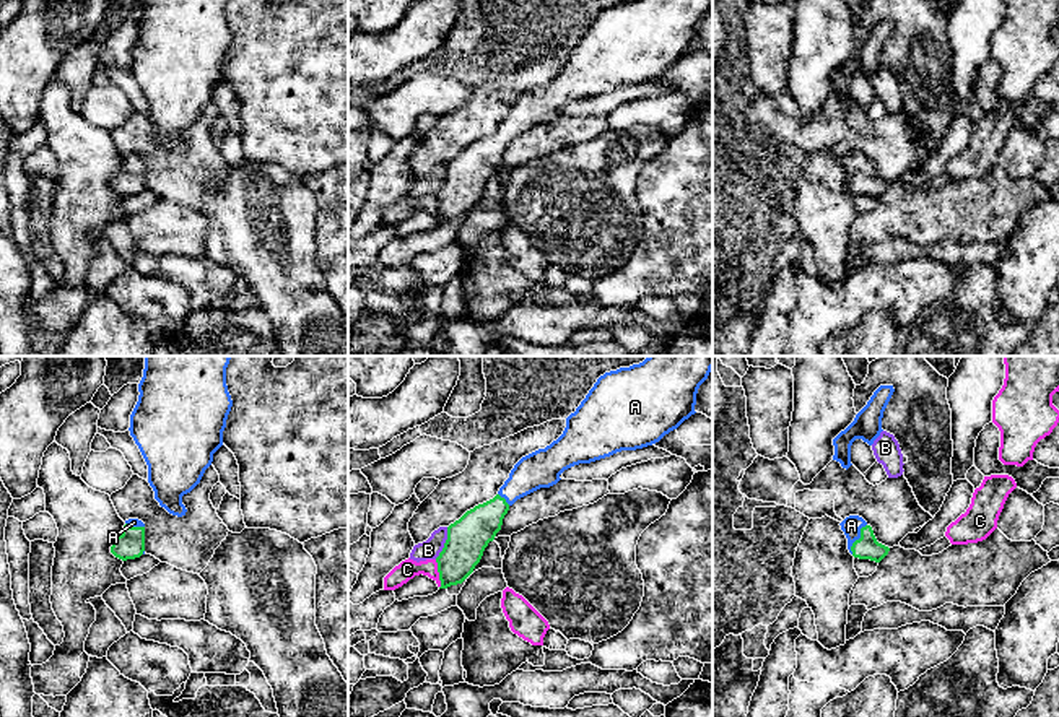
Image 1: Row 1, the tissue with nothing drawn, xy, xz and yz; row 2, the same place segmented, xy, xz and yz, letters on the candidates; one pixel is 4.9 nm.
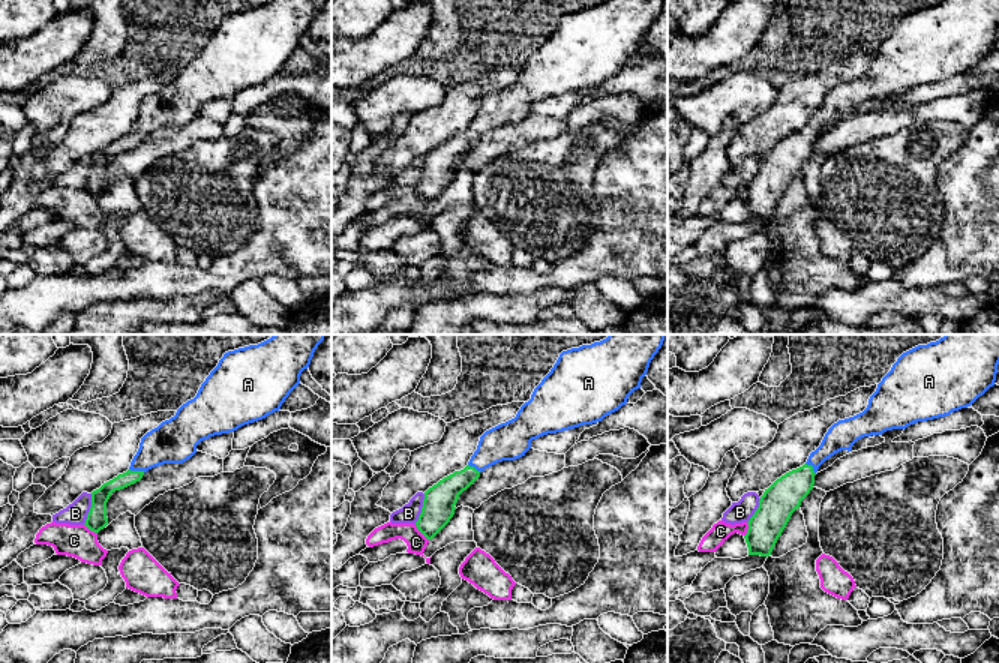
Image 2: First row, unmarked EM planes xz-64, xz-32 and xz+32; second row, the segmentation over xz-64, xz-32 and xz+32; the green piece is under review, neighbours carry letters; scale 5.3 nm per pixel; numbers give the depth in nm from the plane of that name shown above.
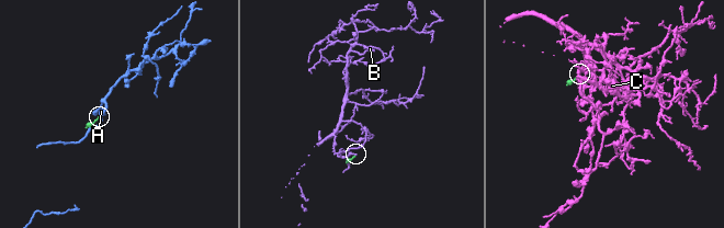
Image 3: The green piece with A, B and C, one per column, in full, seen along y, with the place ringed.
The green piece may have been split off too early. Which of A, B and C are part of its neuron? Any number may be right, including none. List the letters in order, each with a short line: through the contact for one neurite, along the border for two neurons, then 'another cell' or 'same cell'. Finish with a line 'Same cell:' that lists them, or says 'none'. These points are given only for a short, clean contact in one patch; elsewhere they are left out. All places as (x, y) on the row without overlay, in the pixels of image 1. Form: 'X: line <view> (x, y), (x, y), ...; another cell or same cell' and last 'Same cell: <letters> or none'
A: line yz (867, 182), (859, 174), (851, 161); same cell
B: line xz (448, 163), (444, 182), (435, 194); another cell
C: line xz (435, 195), (440, 223); another cell
Same cell: A

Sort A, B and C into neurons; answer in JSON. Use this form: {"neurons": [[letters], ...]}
{"neurons": [["A"], ["B"], ["C"]]}

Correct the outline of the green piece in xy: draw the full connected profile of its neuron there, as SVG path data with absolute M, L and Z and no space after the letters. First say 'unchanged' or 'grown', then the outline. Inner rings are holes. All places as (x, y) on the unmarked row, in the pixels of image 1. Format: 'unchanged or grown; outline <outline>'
grown; outline M138 154L125 156L122 169L111 182L111 189L122 197L145 190L145 159Z

